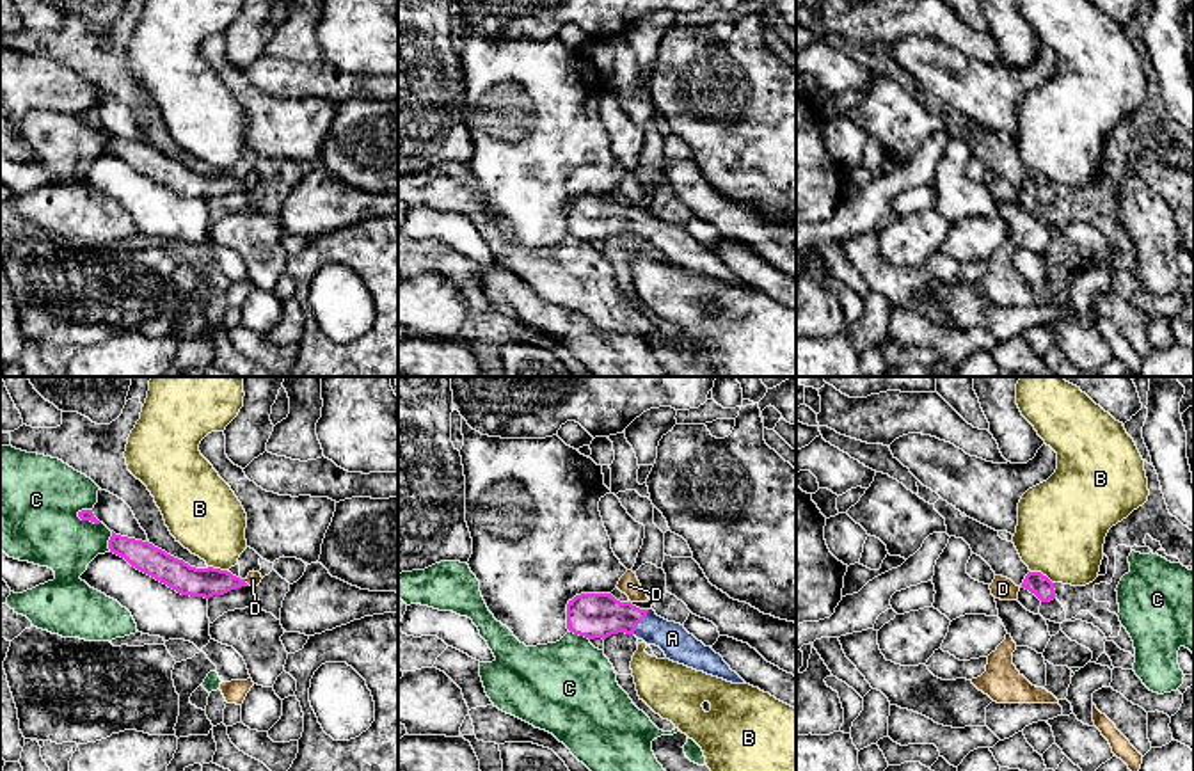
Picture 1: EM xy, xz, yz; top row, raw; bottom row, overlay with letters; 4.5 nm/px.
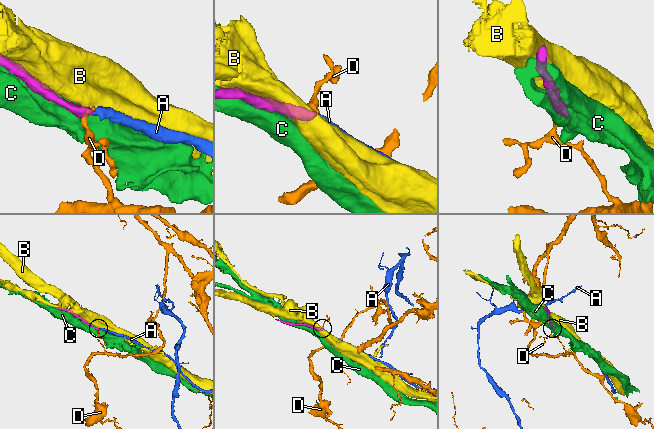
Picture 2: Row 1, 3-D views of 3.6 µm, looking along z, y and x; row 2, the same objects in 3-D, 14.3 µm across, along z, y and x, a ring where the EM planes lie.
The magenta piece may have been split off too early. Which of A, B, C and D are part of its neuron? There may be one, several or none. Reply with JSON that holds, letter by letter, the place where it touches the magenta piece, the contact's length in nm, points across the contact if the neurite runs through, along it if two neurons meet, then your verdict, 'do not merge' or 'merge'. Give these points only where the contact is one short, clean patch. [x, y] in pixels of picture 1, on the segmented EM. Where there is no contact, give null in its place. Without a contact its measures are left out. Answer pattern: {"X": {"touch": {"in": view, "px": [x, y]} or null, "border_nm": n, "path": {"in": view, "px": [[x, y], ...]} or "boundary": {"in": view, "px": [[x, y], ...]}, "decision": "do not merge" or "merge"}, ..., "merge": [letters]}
{"A": {"touch": {"in": "xz", "px": [640, 620]}, "border_nm": 130, "path": {"in": "xz", "px": [[592, 615], [640, 620], [672, 638]]}, "decision": "merge"}, "B": {"touch": {"in": "yz", "px": [1040, 572]}, "border_nm": 120, "decision": "do not merge"}, "C": {"touch": {"in": "xy", "px": [109, 542]}, "border_nm": 100, "decision": "do not merge"}, "D": {"touch": {"in": "xy", "px": [246, 583]}, "border_nm": 40, "boundary": {"in": "xy", "px": [[244, 580], [249, 585]]}, "decision": "do not merge"}, "merge": ["A"]}

